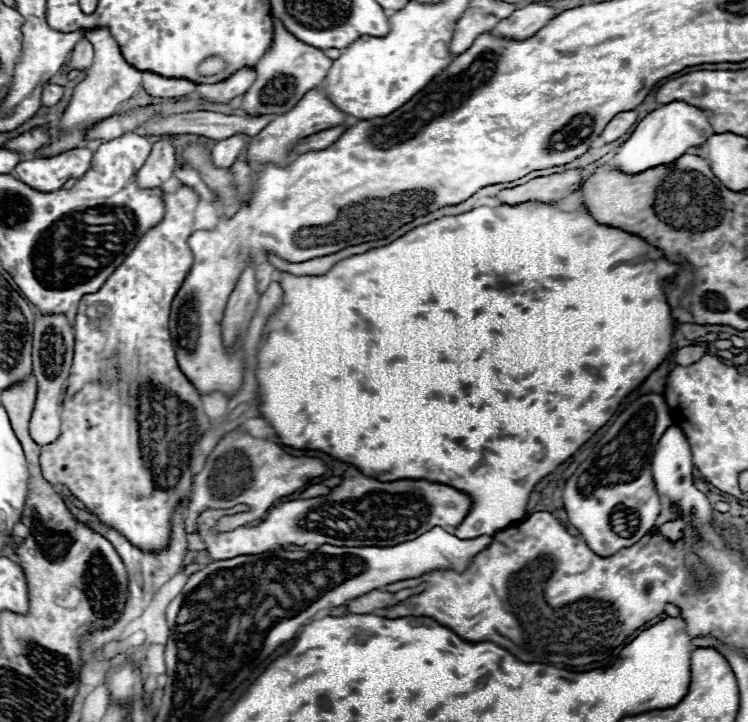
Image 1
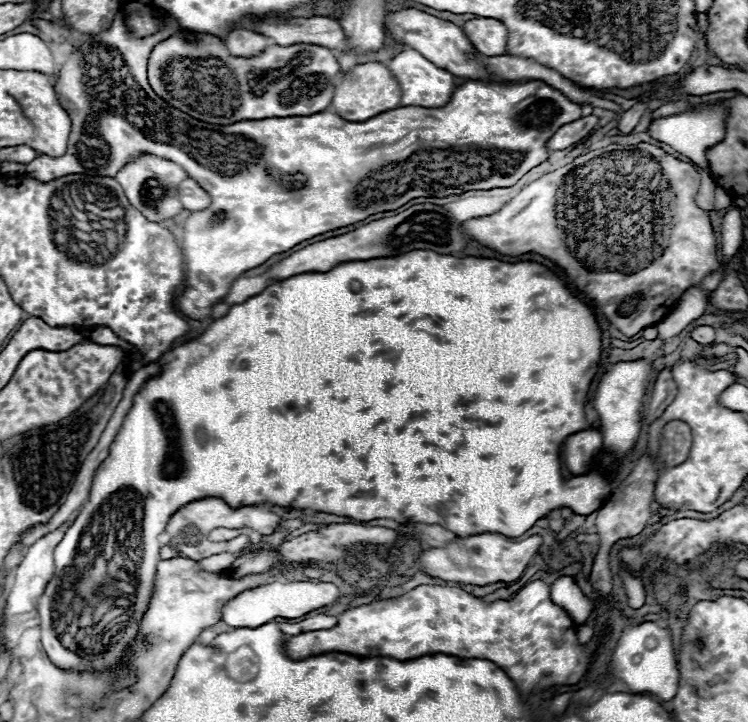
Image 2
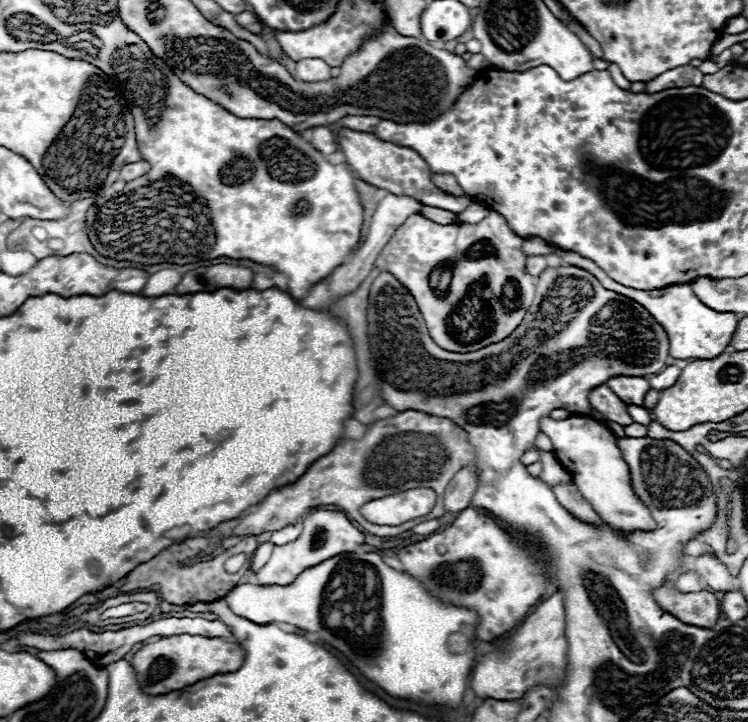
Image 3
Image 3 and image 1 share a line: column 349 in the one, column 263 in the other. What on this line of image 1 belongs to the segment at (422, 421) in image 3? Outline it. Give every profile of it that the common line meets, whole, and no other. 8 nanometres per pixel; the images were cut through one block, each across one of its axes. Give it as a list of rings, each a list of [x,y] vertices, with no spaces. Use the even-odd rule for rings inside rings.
[[[238,430],[228,432],[212,450],[206,460],[206,466],[200,474],[194,476],[190,502],[188,502],[188,518],[184,520],[186,532],[194,532],[196,518],[210,508],[232,508],[236,504],[248,504],[248,522],[260,520],[266,516],[268,508],[282,496],[288,496],[302,488],[308,480],[322,476],[326,466],[318,458],[294,458],[286,454],[278,444],[270,440],[258,440],[250,434],[242,434]]]

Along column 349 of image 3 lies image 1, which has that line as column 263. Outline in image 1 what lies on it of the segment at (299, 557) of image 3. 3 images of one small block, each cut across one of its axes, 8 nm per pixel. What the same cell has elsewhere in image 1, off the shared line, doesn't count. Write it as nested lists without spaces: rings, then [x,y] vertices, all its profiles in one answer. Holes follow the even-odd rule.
[[[350,466],[342,476],[342,482],[326,496],[278,504],[260,524],[240,526],[230,532],[214,532],[214,524],[226,516],[226,510],[208,510],[206,516],[198,520],[196,534],[206,544],[206,552],[212,560],[230,560],[234,556],[262,554],[274,550],[276,546],[304,546],[308,542],[316,542],[318,546],[394,546],[414,540],[414,536],[420,536],[434,526],[454,532],[454,528],[466,518],[468,510],[470,498],[456,488],[426,480],[380,482],[362,476]]]

